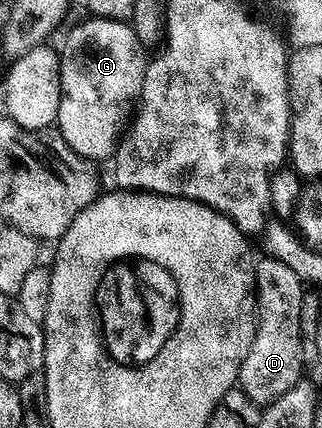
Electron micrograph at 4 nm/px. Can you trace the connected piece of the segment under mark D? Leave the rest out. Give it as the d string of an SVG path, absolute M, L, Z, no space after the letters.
M259 258L254 265L256 322L254 340L248 357L240 365L237 386L253 403L265 405L276 401L280 393L288 393L304 375L302 334L300 333L300 301L304 281L284 261Z

